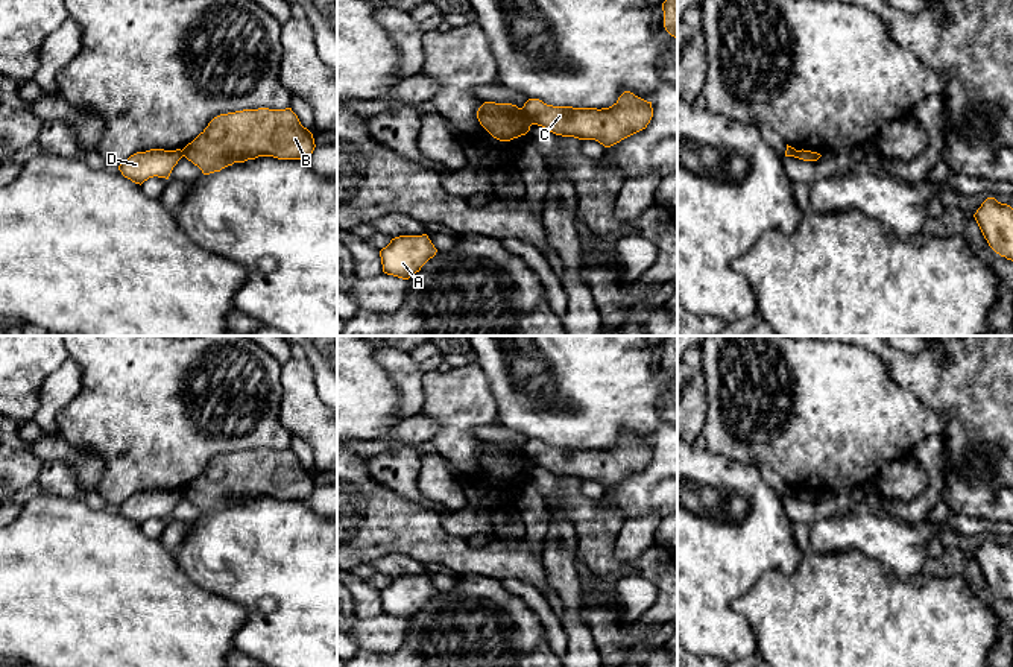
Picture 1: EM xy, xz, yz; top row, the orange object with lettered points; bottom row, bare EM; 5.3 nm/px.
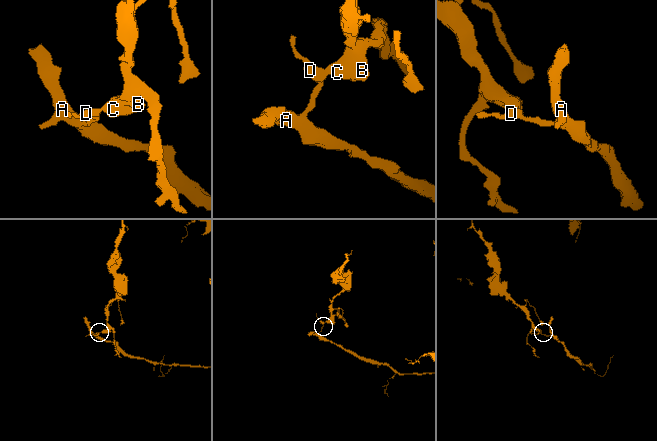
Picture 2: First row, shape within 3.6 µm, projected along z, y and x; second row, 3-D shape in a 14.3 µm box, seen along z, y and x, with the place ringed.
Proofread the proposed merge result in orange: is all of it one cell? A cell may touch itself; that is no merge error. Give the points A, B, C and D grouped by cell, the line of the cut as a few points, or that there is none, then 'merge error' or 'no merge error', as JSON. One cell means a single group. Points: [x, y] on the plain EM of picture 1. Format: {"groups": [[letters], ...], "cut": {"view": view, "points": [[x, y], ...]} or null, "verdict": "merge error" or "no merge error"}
{"groups": [["A", "D"], ["B", "C"]], "cut": {"view": "xz", "points": [[520, 448], [532, 464]]}, "verdict": "merge error"}

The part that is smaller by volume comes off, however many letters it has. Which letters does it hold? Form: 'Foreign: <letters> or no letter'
Foreign: A, D

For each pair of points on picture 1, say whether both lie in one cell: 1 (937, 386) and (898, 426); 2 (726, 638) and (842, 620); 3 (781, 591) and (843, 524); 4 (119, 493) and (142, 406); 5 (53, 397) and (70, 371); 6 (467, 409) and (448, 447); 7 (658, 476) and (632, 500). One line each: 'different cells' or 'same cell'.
1: different cells
2: different cells
3: different cells
4: same cell
5: same cell
6: same cell
7: same cell

